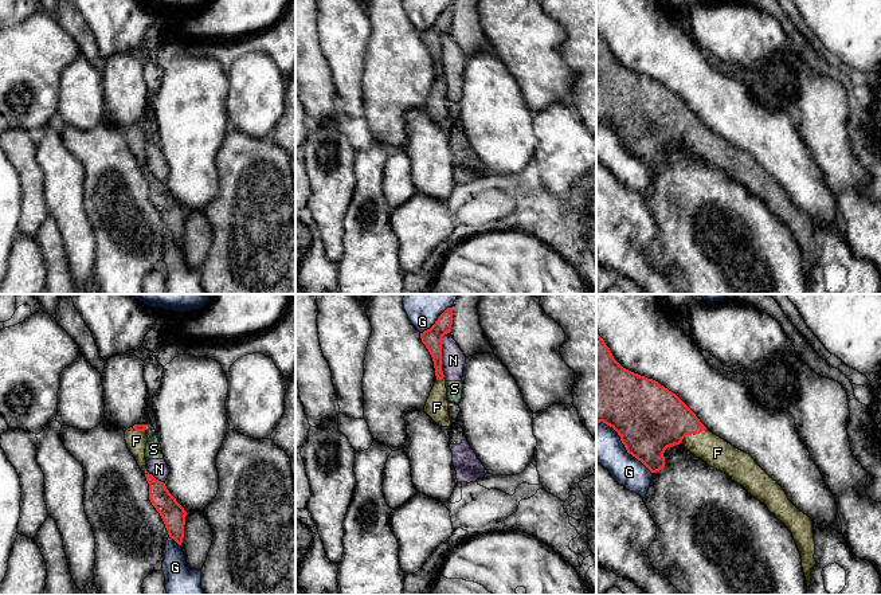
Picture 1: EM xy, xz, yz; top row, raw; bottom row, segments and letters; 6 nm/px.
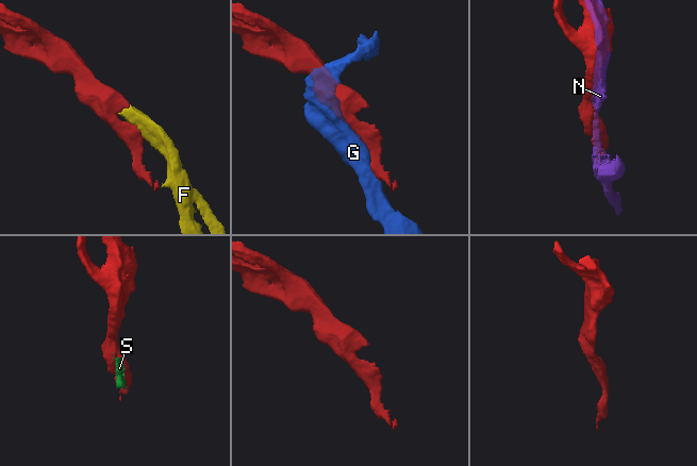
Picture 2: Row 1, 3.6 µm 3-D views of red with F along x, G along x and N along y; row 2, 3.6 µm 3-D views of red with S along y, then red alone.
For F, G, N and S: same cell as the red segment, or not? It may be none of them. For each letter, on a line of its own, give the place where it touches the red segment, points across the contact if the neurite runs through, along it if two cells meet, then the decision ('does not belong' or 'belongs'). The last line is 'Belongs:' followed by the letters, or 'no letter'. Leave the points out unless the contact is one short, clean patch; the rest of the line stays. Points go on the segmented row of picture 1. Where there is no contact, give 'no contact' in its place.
F: yz (693, 433) | belongs
G: yz (623, 443) | does not belong
N: xz (441, 351) | does not belong
S: xz (442, 374) | does not belong
Belongs: F

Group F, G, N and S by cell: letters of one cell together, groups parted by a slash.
F / G / N S

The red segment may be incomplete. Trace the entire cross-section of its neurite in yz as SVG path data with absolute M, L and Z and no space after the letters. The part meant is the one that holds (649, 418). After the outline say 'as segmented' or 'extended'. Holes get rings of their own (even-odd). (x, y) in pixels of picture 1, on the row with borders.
M596 333L596 422L606 423L612 427L620 437L629 454L641 461L651 473L657 473L665 467L663 453L667 447L682 445L693 455L706 462L710 467L714 467L731 477L732 481L741 485L752 497L757 498L764 504L771 513L780 520L788 531L792 533L795 544L799 549L802 559L802 568L807 582L807 588L811 584L811 569L815 567L815 541L813 533L811 518L800 512L787 497L783 488L774 481L756 462L755 459L721 439L712 431L709 431L696 416L696 414L671 391L661 385L653 379L647 379L638 373L634 373L623 368L612 356L610 348L606 345L604 340Z; extended

